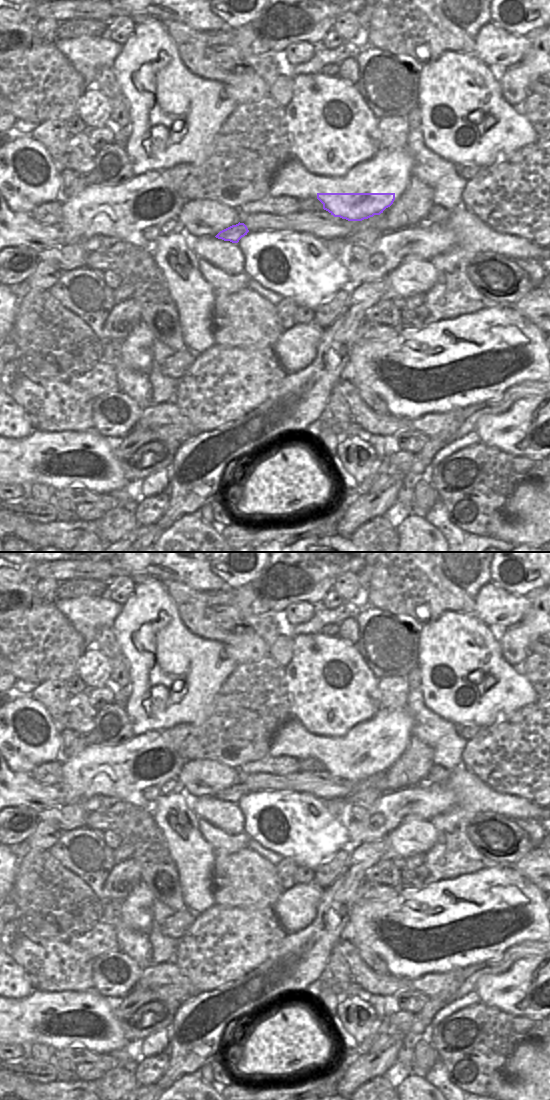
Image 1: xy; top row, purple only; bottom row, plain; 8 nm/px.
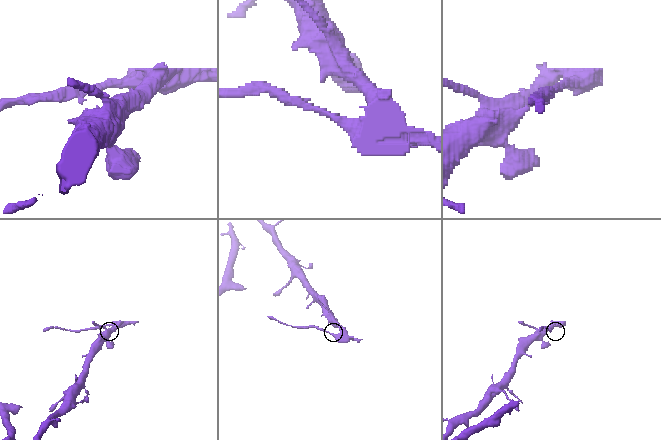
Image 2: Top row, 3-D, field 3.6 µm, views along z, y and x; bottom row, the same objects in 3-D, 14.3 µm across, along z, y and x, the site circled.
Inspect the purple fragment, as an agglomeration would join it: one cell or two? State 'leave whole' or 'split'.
split

